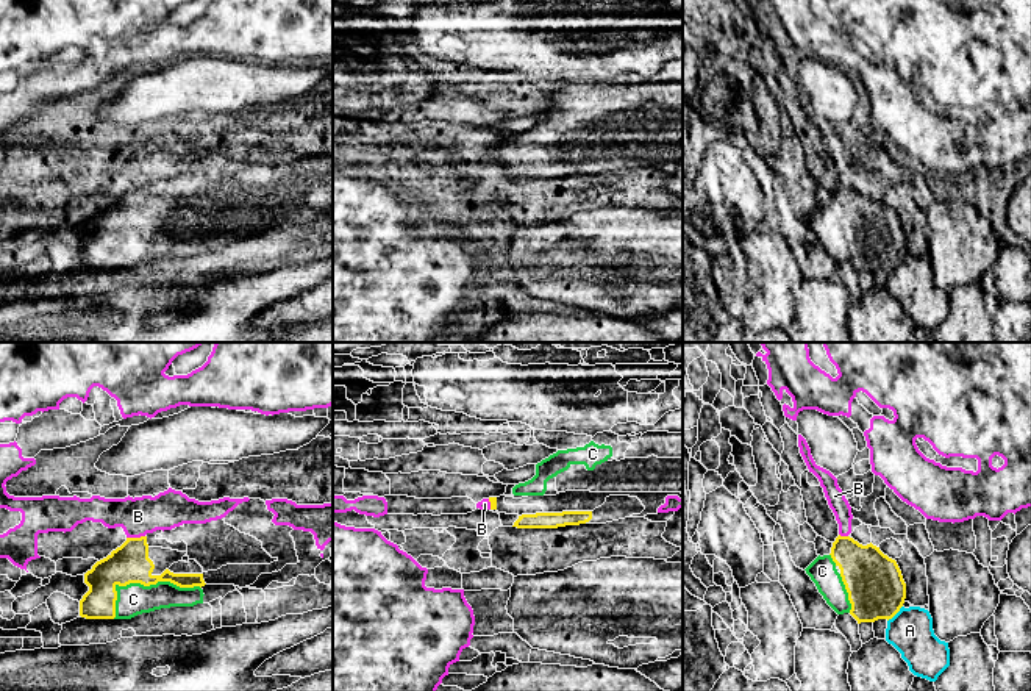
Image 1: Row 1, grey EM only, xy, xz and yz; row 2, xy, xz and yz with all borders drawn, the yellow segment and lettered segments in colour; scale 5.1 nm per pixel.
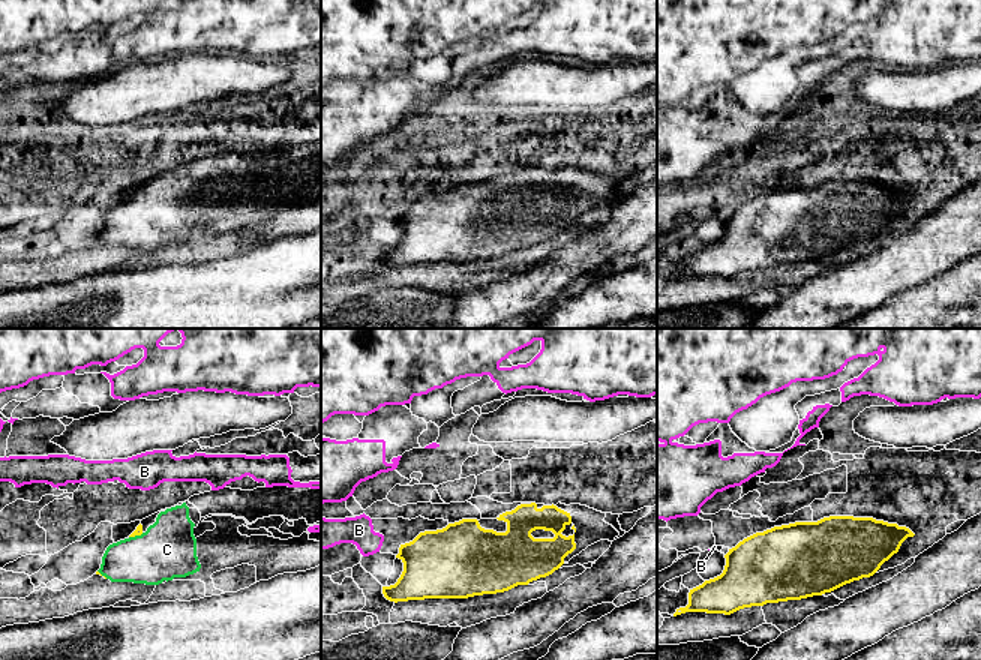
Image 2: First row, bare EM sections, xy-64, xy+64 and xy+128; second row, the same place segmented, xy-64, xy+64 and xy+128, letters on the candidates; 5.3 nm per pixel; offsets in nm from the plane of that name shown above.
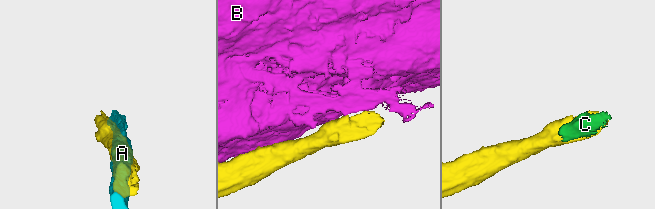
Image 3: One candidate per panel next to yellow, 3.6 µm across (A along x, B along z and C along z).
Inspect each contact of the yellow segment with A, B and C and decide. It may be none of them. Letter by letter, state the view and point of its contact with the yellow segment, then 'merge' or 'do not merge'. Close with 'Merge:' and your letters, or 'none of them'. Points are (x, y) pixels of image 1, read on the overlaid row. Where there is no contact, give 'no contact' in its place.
A: contact yz (895, 613); do not merge
B: contact xy (135, 538); do not merge
C: contact xy (142, 583); merge
Merge: C

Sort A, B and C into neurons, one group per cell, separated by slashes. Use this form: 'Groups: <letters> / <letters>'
Groups: A / B / C

